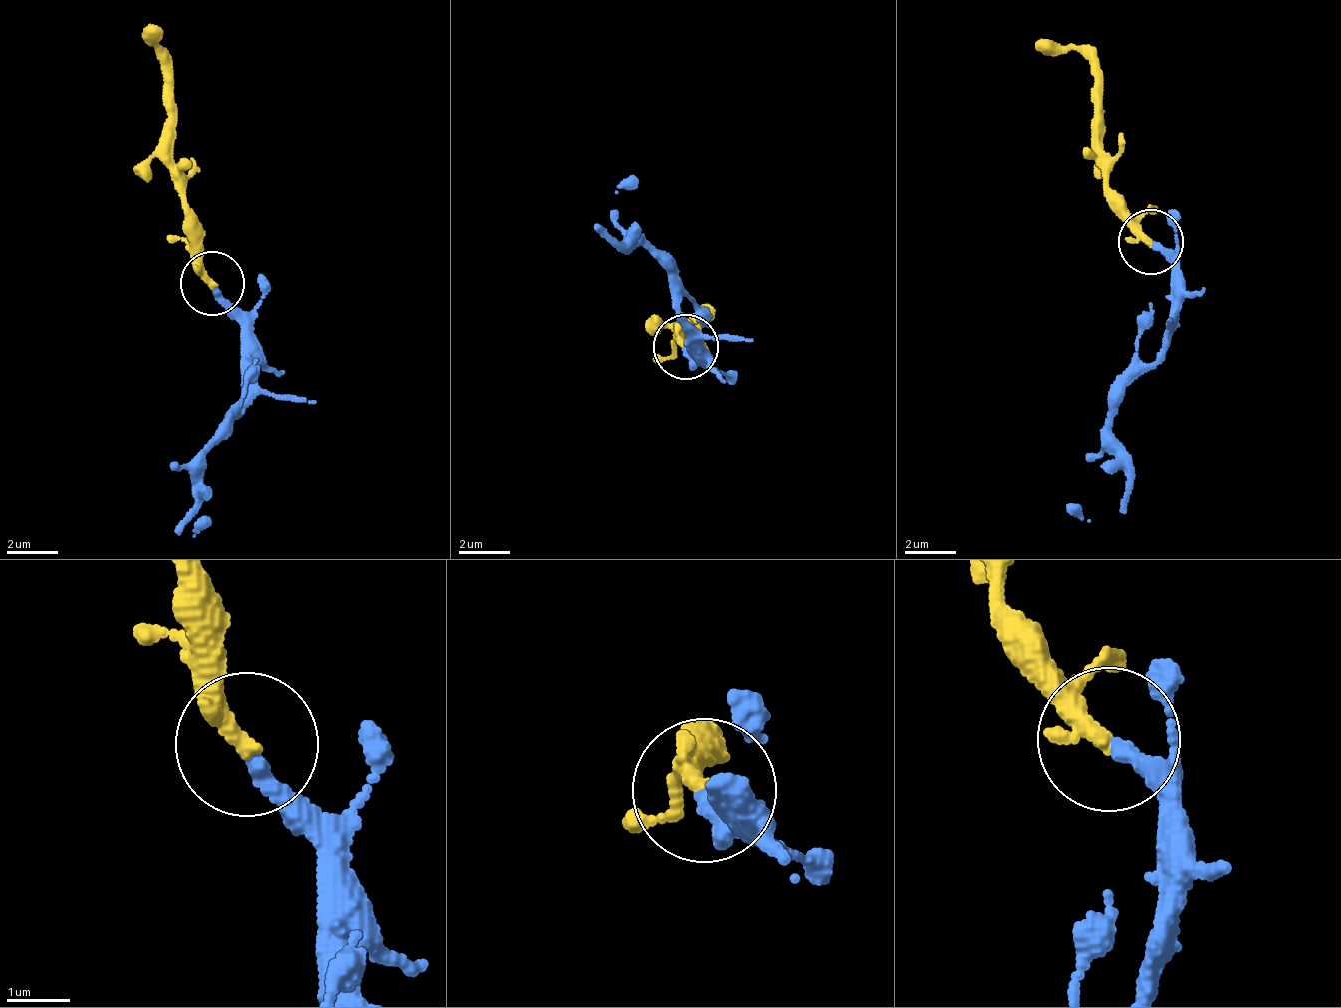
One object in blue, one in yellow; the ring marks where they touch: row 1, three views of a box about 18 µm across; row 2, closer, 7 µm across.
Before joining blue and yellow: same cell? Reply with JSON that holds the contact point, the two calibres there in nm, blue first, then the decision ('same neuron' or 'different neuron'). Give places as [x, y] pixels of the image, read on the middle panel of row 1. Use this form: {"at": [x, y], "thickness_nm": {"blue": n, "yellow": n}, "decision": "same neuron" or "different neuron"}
{"at": [685, 346], "thickness_nm": {"blue": 240, "yellow": 200}, "decision": "same neuron"}

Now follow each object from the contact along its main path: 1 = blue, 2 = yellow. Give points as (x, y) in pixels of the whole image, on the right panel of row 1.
1: (1149, 241), (1169, 261), (1175, 333), (1131, 385), (1112, 426), (1127, 496), (1118, 513), (1087, 519), (1065, 504)
2: (1149, 241), (1110, 190), (1099, 71), (1071, 48), (1036, 40)

